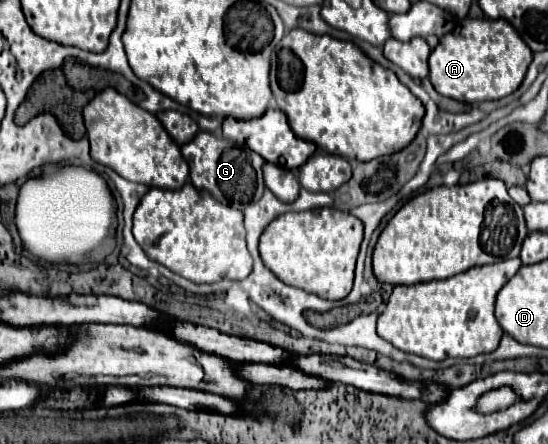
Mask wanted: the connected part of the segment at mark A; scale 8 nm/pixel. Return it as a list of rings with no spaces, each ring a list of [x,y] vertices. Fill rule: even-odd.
[[[464,18],[452,32],[440,38],[440,44],[430,54],[430,82],[438,94],[460,102],[500,100],[518,90],[530,62],[532,50],[506,20]]]

